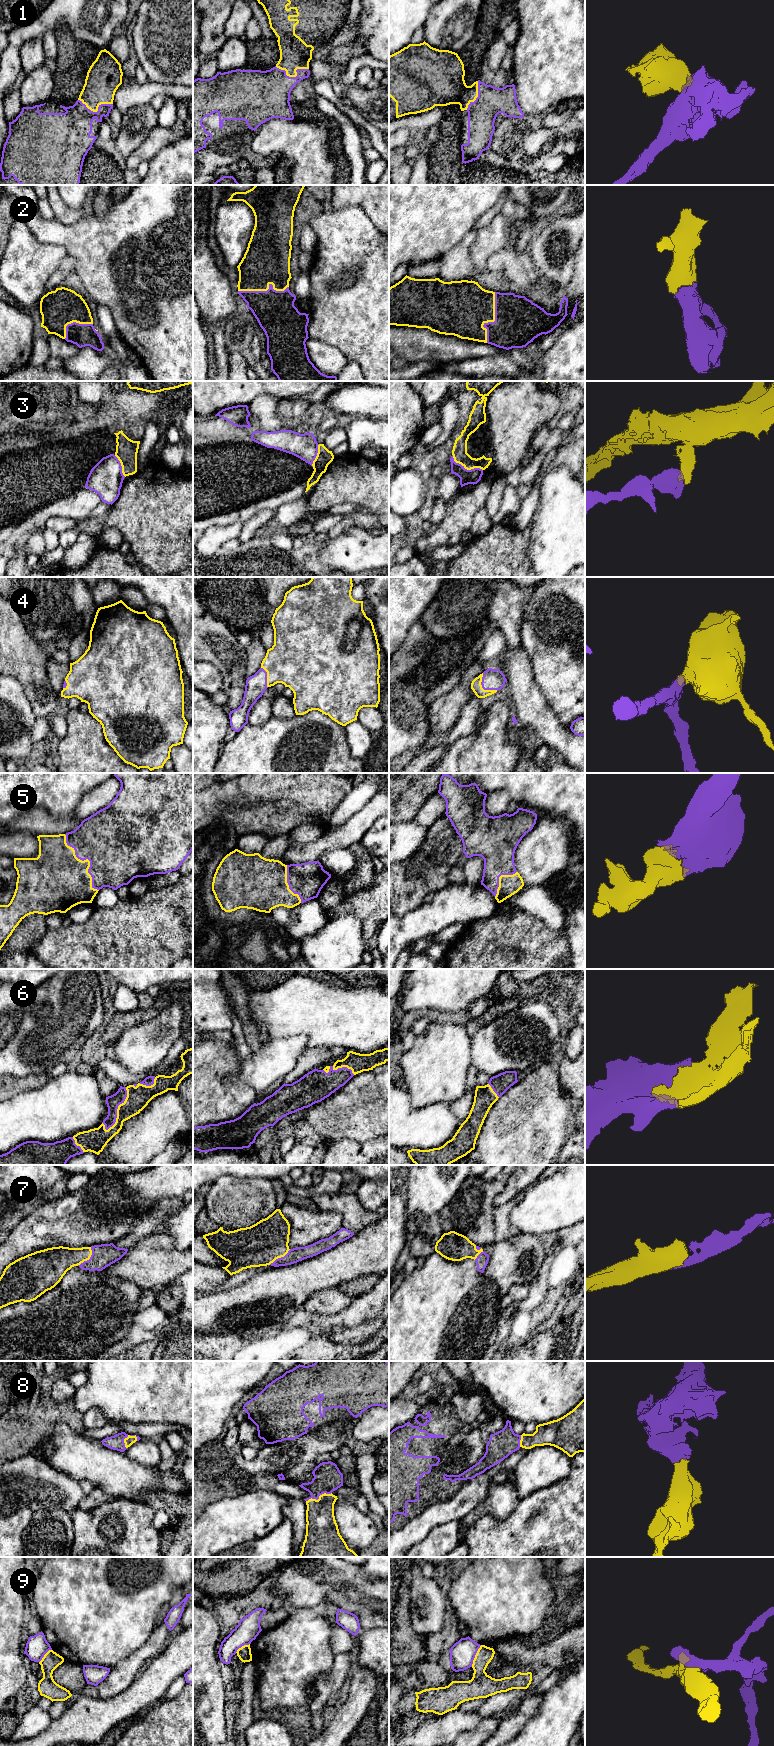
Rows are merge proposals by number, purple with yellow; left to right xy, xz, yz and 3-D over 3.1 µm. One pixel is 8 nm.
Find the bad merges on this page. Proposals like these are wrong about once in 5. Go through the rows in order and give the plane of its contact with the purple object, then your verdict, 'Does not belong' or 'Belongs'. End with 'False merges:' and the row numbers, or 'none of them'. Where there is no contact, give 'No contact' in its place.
1: Touches purple in xz. Belongs
2: Touches purple in yz. Belongs
3: Touches purple in yz. Does not belong
4: Touches purple in yz. Belongs
5: Touches purple in xy. Belongs
6: Touches purple in xy. Belongs
7: Touches purple in xy. Belongs
8: Touches purple in xy. Belongs
9: Touches purple in yz. Does not belong
False merges: 3, 9

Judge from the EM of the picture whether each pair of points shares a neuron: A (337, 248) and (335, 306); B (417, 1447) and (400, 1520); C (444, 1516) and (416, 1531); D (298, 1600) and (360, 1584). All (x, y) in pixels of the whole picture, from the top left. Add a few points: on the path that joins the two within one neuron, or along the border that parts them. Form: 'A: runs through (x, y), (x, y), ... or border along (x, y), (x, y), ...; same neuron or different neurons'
A: runs through (338, 262), (338, 285), (336, 292); same neuron
B: runs through (403, 1465), (400, 1469), (400, 1502); same neuron
C: runs through (437, 1516), (431, 1516), (423, 1524); same neuron
D: runs through (313, 1592), (345, 1591); same neuron

